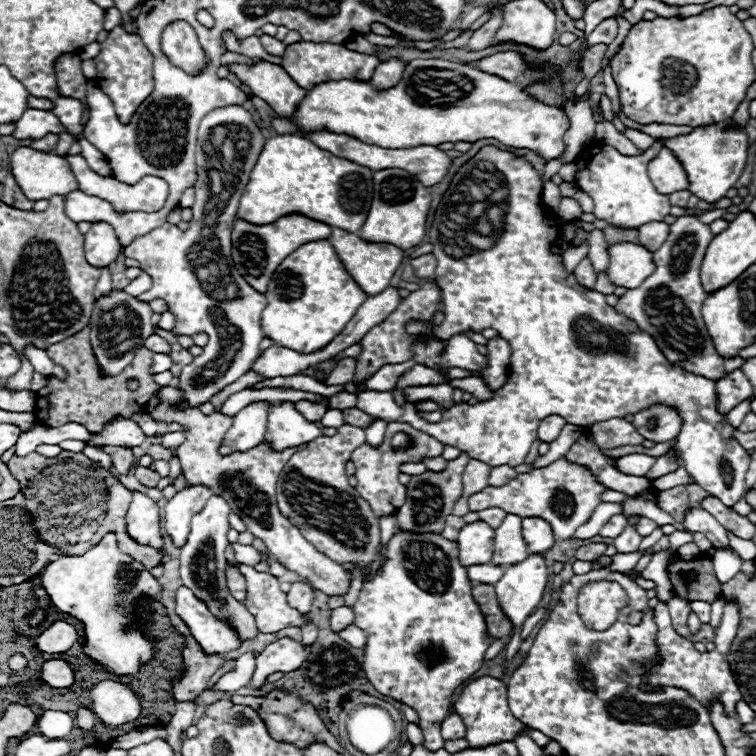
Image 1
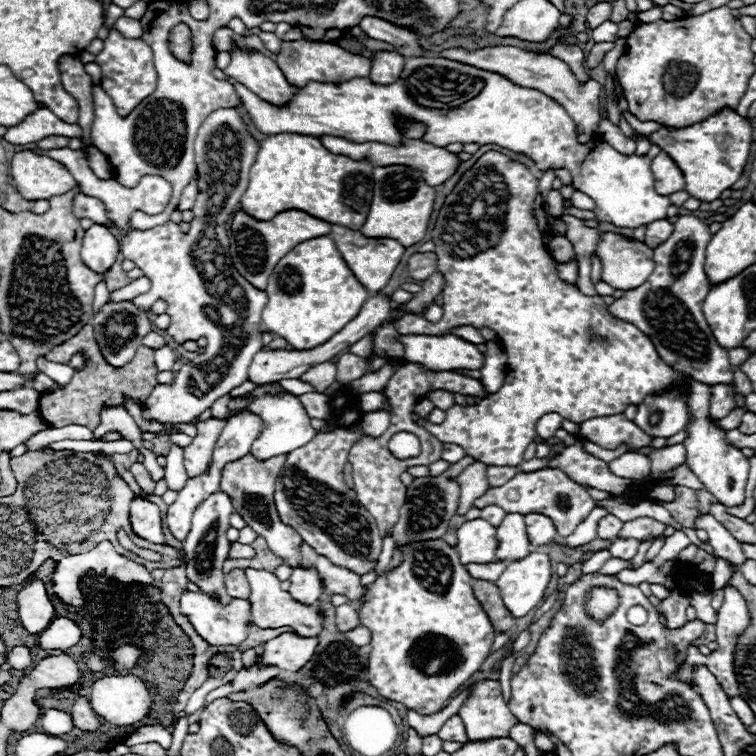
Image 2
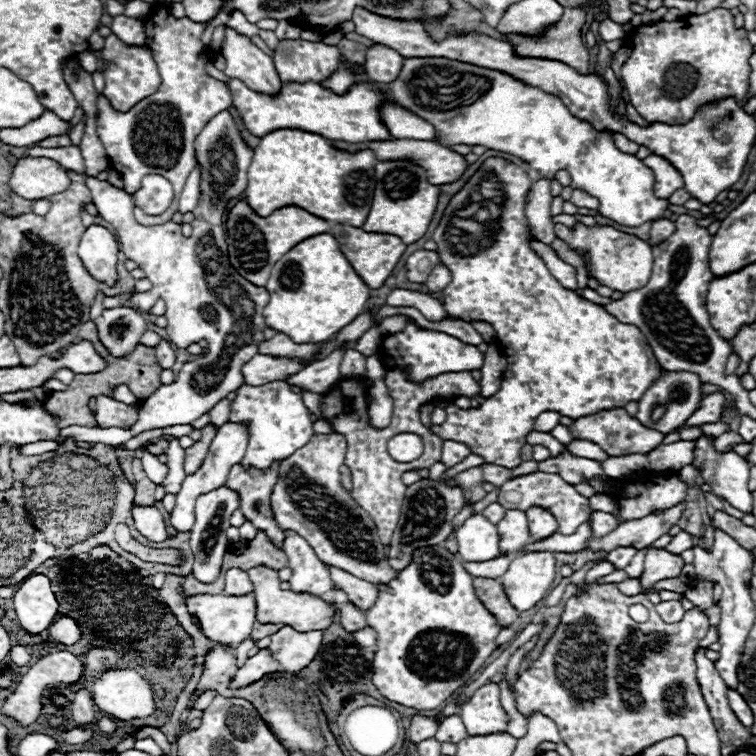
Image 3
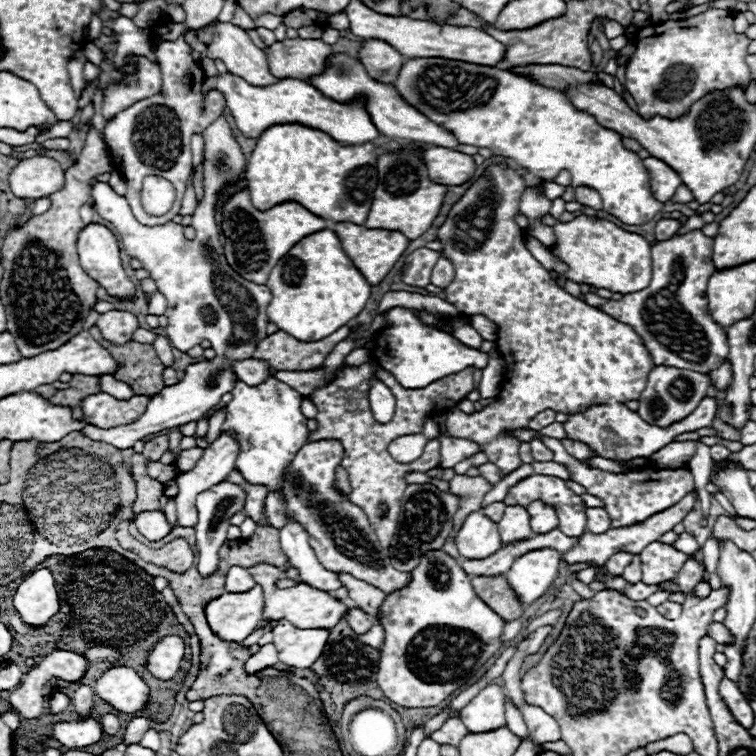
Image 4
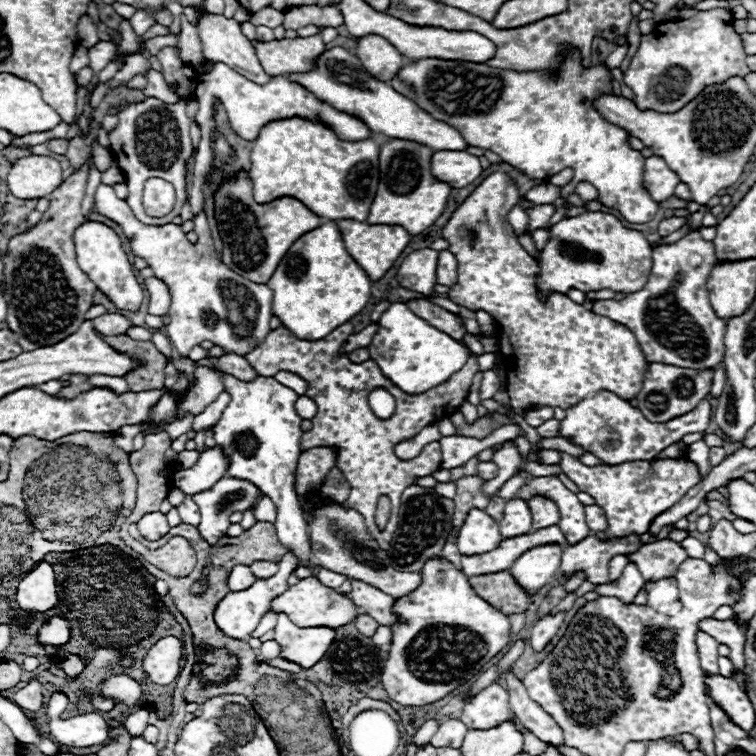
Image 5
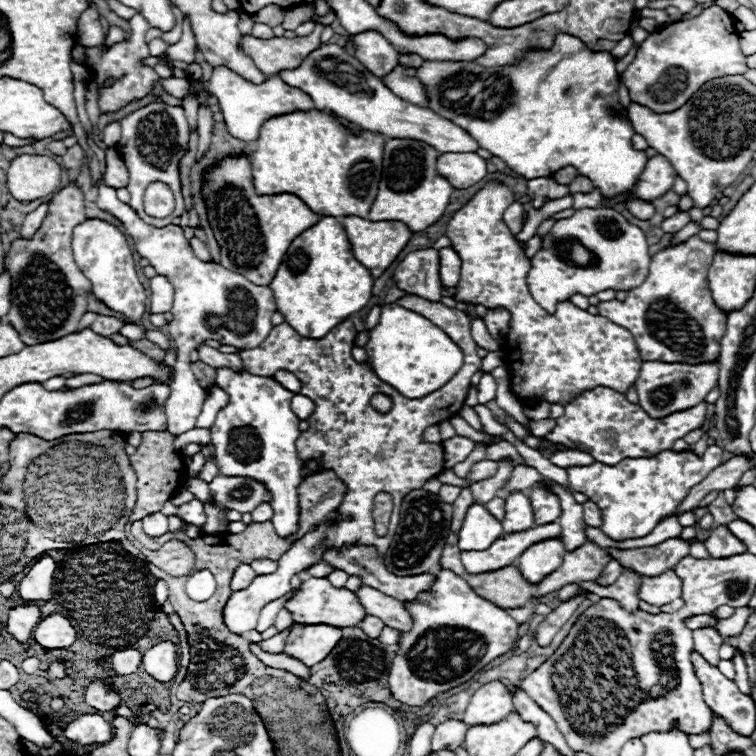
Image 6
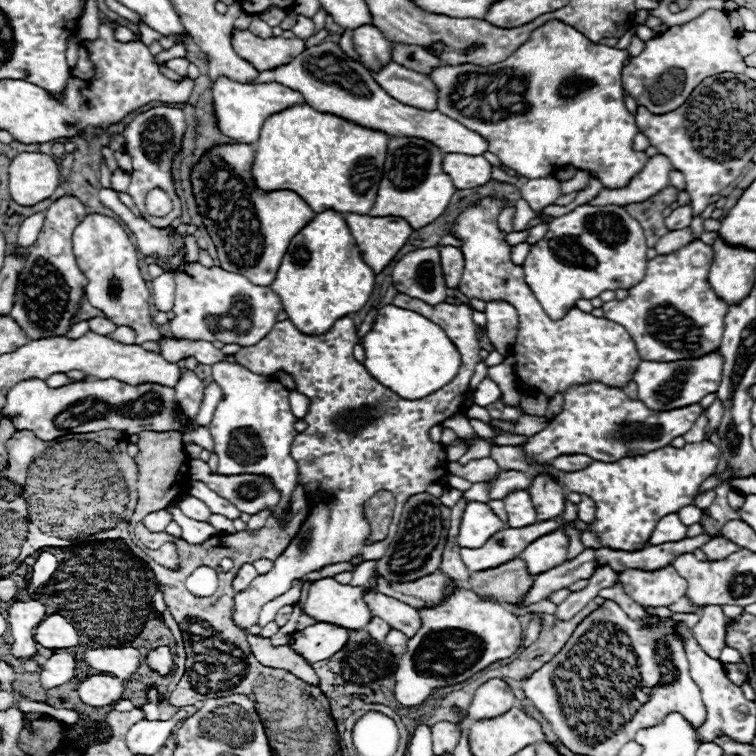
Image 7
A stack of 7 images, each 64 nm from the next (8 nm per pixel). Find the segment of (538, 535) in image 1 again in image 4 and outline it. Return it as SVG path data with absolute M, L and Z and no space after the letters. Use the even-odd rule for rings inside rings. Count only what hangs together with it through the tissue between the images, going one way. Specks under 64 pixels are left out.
M532 502L526 510L530 512L530 528L534 534L546 534L548 530L558 528L558 518L552 506L544 506L542 502Z

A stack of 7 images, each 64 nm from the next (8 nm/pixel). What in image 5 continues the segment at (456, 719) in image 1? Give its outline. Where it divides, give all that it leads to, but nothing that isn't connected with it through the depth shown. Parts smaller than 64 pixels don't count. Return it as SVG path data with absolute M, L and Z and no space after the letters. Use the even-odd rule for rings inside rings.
M448 720L448 722L442 722L438 732L432 736L432 744L442 748L442 746L450 746L450 748L460 748L462 746L462 740L464 740L464 734L468 732L466 724L462 724L460 720Z

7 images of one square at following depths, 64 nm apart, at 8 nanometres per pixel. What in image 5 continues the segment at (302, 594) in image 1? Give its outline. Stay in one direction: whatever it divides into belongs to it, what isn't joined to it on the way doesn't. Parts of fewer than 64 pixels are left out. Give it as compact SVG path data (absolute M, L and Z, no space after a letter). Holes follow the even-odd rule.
M226 374L224 380L226 392L232 396L232 400L214 428L214 438L230 458L228 476L248 480L272 498L278 508L274 526L280 542L298 558L300 566L314 566L310 560L312 550L308 544L308 526L298 508L298 498L294 492L294 464L298 462L300 440L304 434L300 428L302 418L294 408L298 394L278 380L264 376L256 378L254 382L242 382ZM324 568L318 570L316 578L318 578L324 586L328 586L328 588L338 588L338 586L342 586L342 582L346 582L346 576L336 574L336 572L330 572L330 570L324 570Z

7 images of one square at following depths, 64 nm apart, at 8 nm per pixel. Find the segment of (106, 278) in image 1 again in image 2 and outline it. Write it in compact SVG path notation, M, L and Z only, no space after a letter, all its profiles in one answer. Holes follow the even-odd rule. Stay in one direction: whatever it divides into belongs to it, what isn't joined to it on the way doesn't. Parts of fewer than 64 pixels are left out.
M102 280L102 282L98 282L96 284L96 292L94 292L94 312L102 306L102 304L106 304L108 302L108 296L110 296L110 290L108 290L108 286L106 286L106 282Z

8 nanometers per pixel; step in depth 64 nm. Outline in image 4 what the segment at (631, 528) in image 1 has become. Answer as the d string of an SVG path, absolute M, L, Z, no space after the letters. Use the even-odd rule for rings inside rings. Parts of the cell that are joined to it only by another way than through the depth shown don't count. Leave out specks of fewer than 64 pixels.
M618 552L618 554L612 554L612 556L608 558L608 562L606 562L608 572L610 572L612 576L620 576L620 574L624 572L624 568L632 562L632 558L634 558L634 554L630 554L630 552Z

